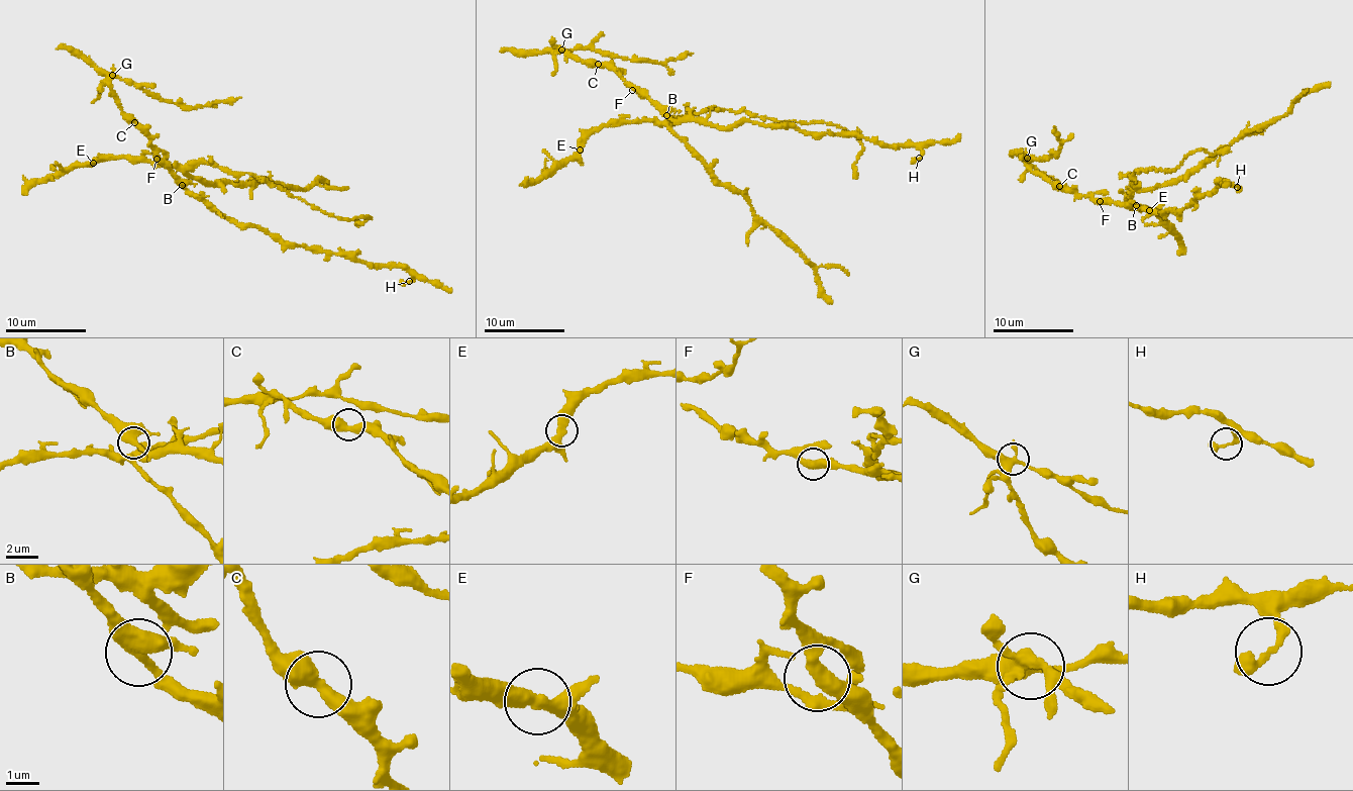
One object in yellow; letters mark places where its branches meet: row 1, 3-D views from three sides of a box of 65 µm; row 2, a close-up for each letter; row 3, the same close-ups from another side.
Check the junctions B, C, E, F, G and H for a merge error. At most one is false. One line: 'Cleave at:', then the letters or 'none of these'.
Cleave at: none of these

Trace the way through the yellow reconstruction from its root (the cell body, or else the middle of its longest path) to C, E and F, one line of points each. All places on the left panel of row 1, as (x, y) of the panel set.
C: (187, 189), (163, 163), (134, 122)
E: (187, 189), (182, 183), (183, 173), (176, 168), (119, 158), (94, 163)
F: (187, 189), (157, 159)

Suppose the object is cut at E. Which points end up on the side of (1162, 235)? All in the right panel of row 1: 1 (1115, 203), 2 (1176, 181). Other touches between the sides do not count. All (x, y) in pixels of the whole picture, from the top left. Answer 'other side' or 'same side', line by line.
1: same side
2: other side

